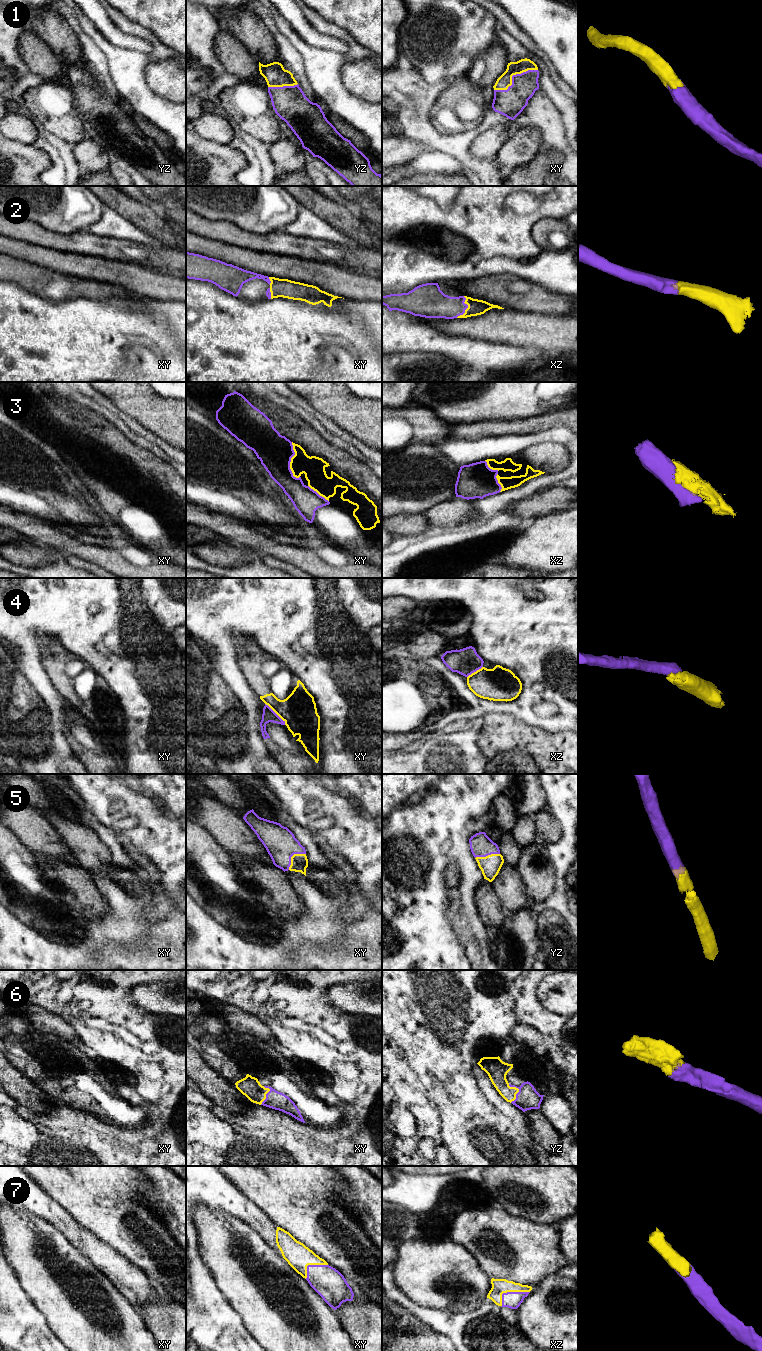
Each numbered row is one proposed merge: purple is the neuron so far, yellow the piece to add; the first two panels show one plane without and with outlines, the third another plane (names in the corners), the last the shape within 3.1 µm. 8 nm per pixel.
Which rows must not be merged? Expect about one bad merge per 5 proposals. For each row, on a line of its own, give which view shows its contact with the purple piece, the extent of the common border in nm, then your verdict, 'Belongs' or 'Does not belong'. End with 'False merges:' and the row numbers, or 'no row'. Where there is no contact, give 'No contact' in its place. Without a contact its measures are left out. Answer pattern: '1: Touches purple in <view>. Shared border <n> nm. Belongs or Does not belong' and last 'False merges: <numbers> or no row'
1: Touches purple in xy. Shared border 400 nm. Belongs
2: Touches purple in xz. Shared border 190 nm. Belongs
3: Touches purple in xy. Shared border 300 nm. Belongs
4: Touches purple in xy. Shared border 240 nm. Does not belong
5: Touches purple in xy. Shared border 190 nm. Belongs
6: Touches purple in yz. Shared border 150 nm. Belongs
7: Touches purple in xz. Shared border 260 nm. Belongs
False merges: 4

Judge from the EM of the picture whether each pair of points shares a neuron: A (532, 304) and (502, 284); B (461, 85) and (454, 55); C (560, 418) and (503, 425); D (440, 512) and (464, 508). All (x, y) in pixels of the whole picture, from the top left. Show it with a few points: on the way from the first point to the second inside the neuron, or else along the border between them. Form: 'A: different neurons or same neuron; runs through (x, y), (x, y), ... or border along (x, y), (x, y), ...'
A: same neuron; runs through (523, 302), (514, 301), (506, 293)
B: different neurons; border along (465, 74), (449, 83)
C: same neuron; runs through (546, 421), (532, 425), (517, 425)
D: same neuron; runs through (446, 512), (454, 512), (458, 508)

